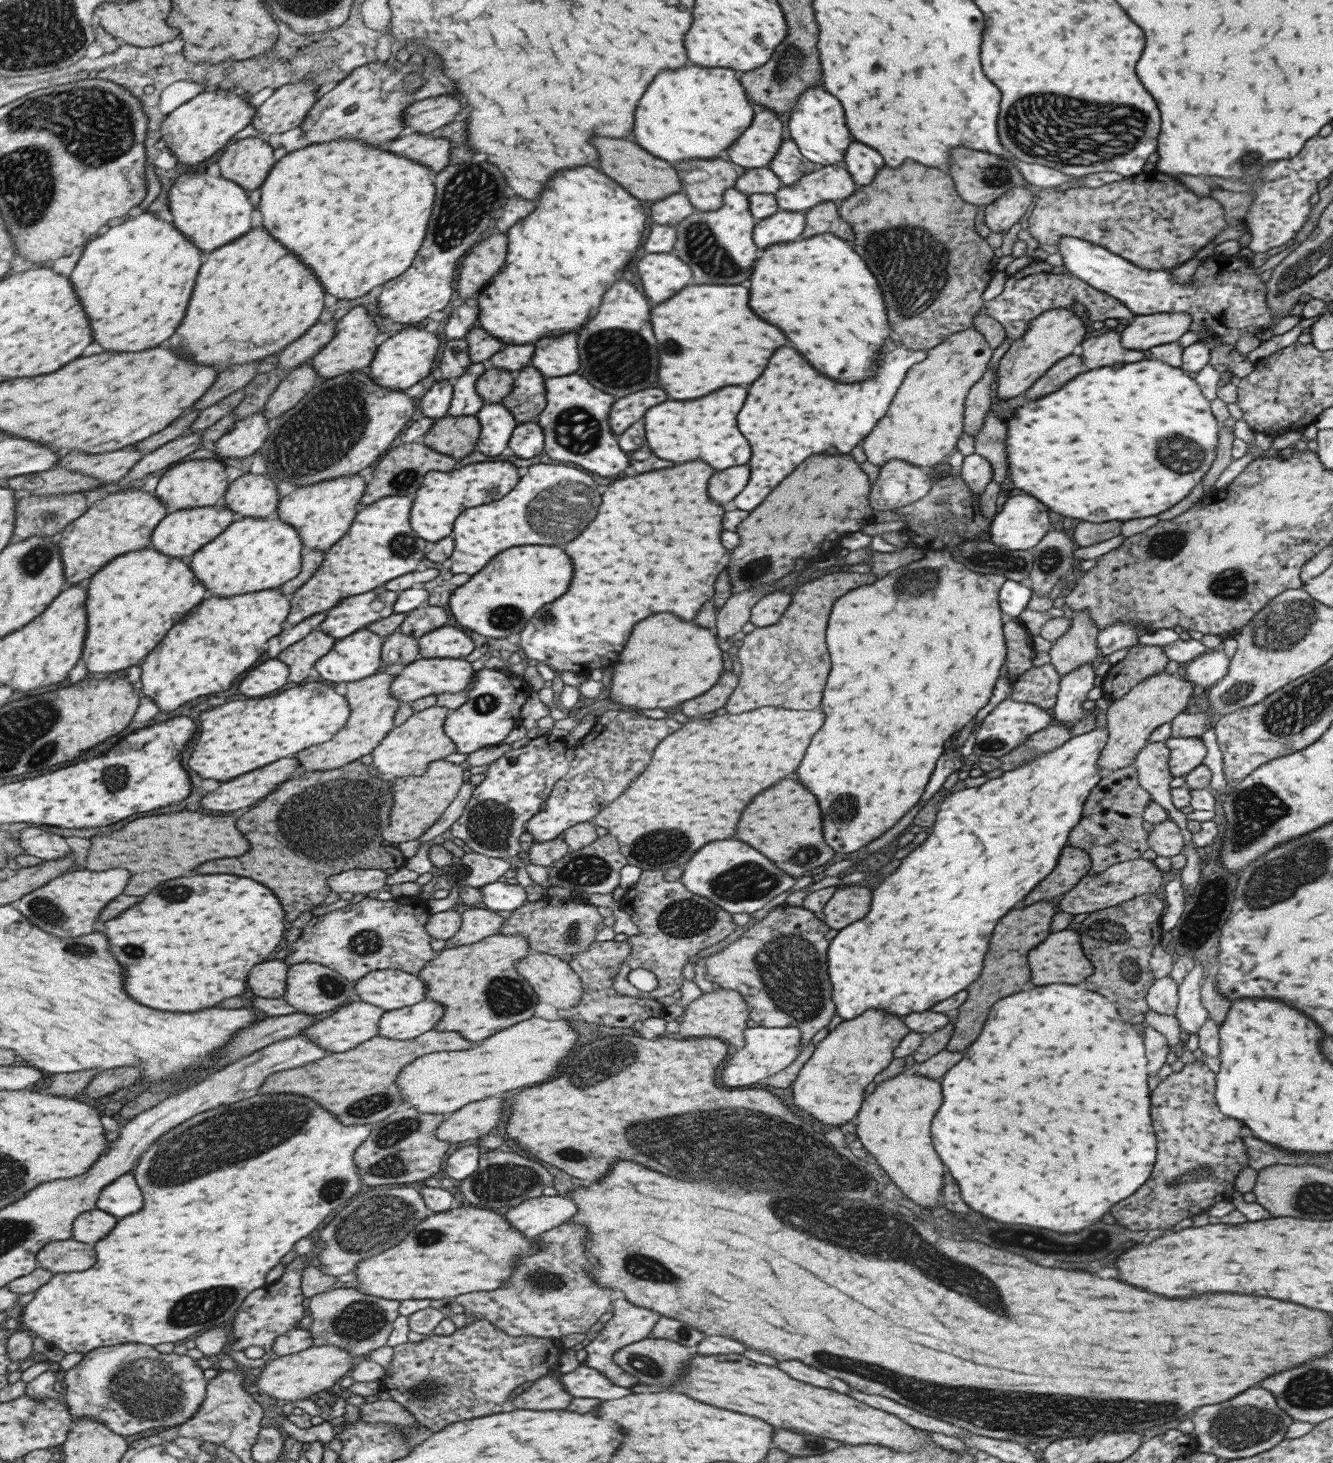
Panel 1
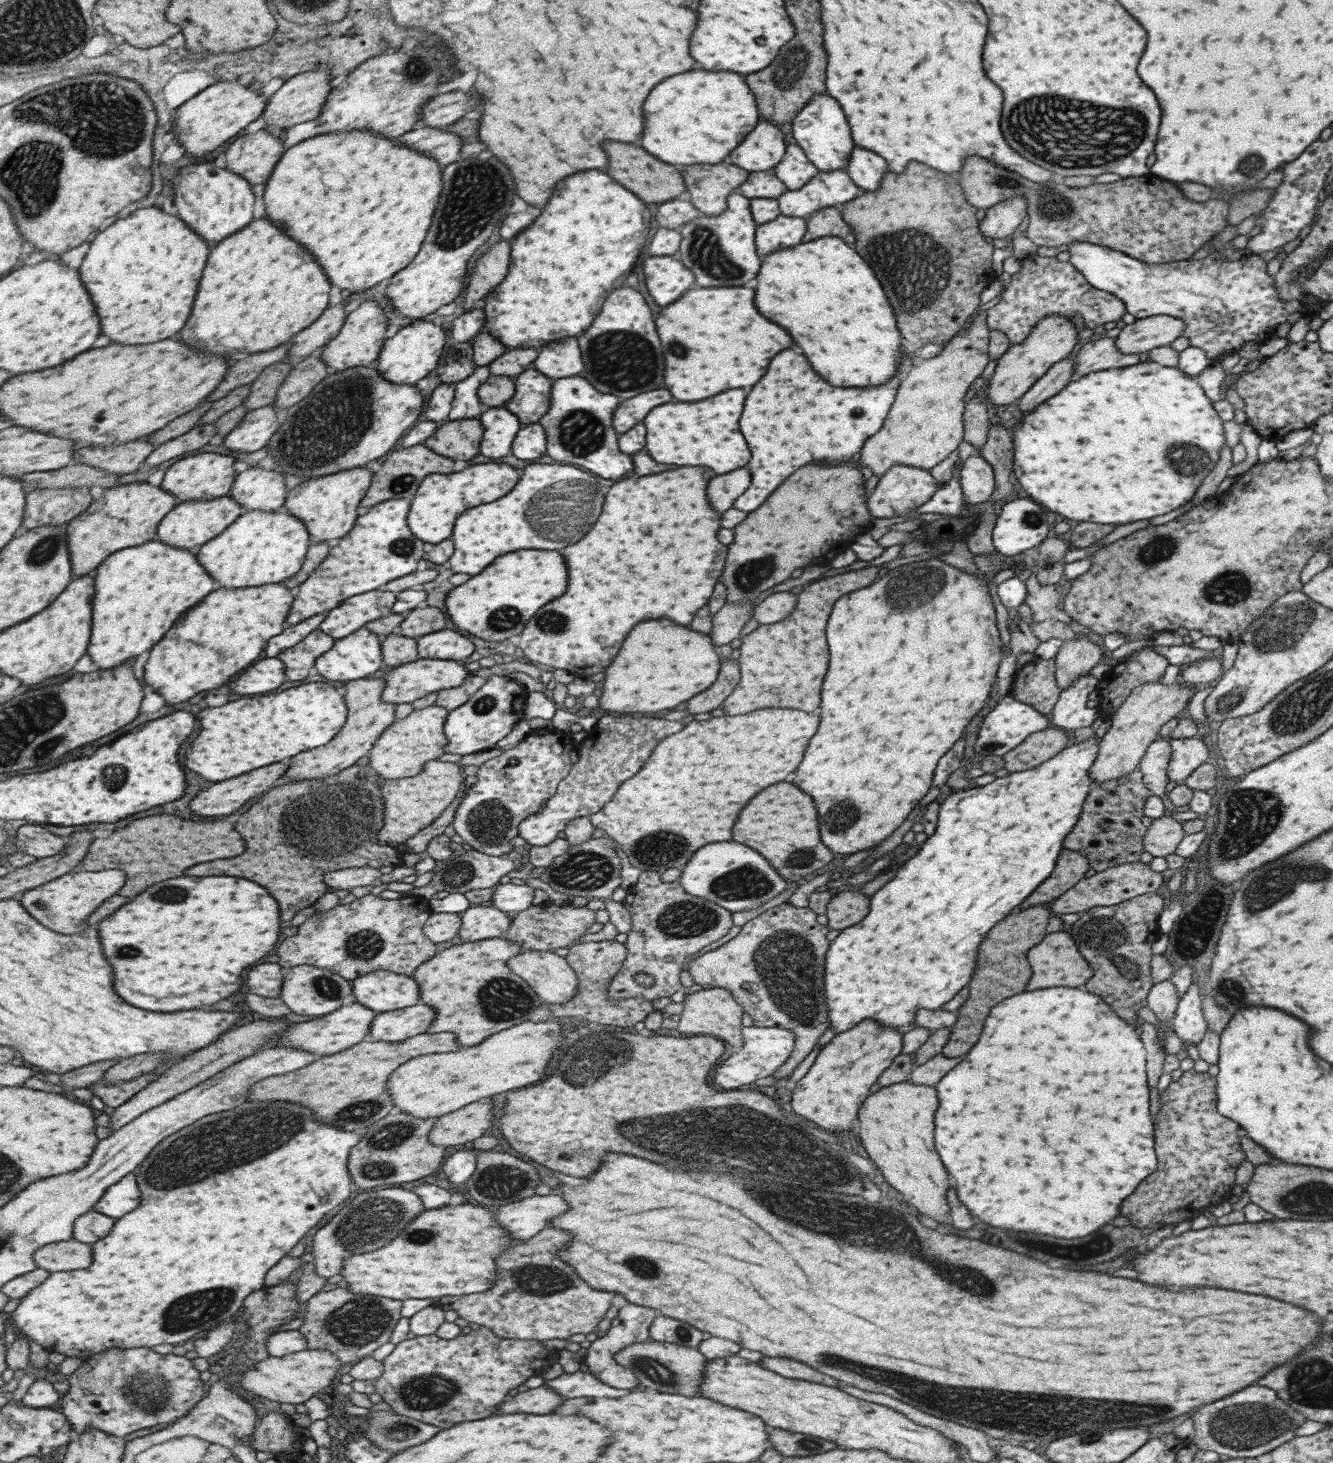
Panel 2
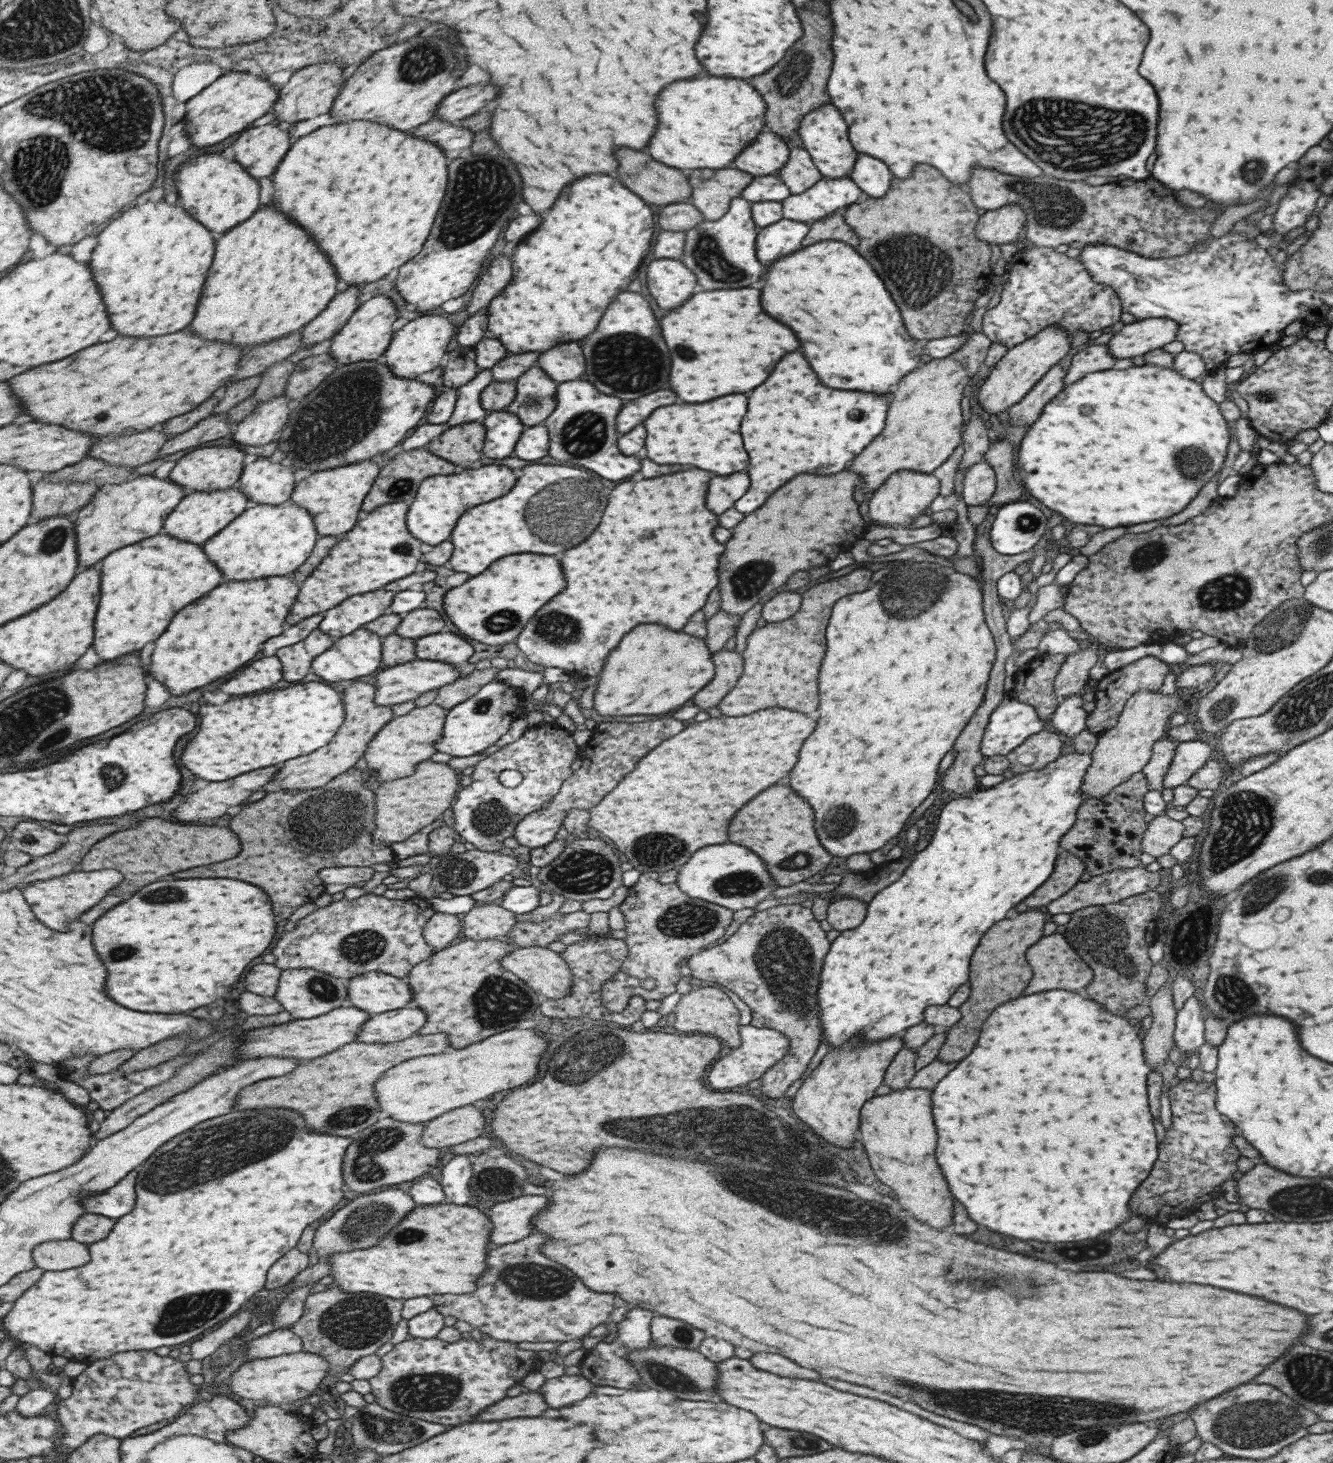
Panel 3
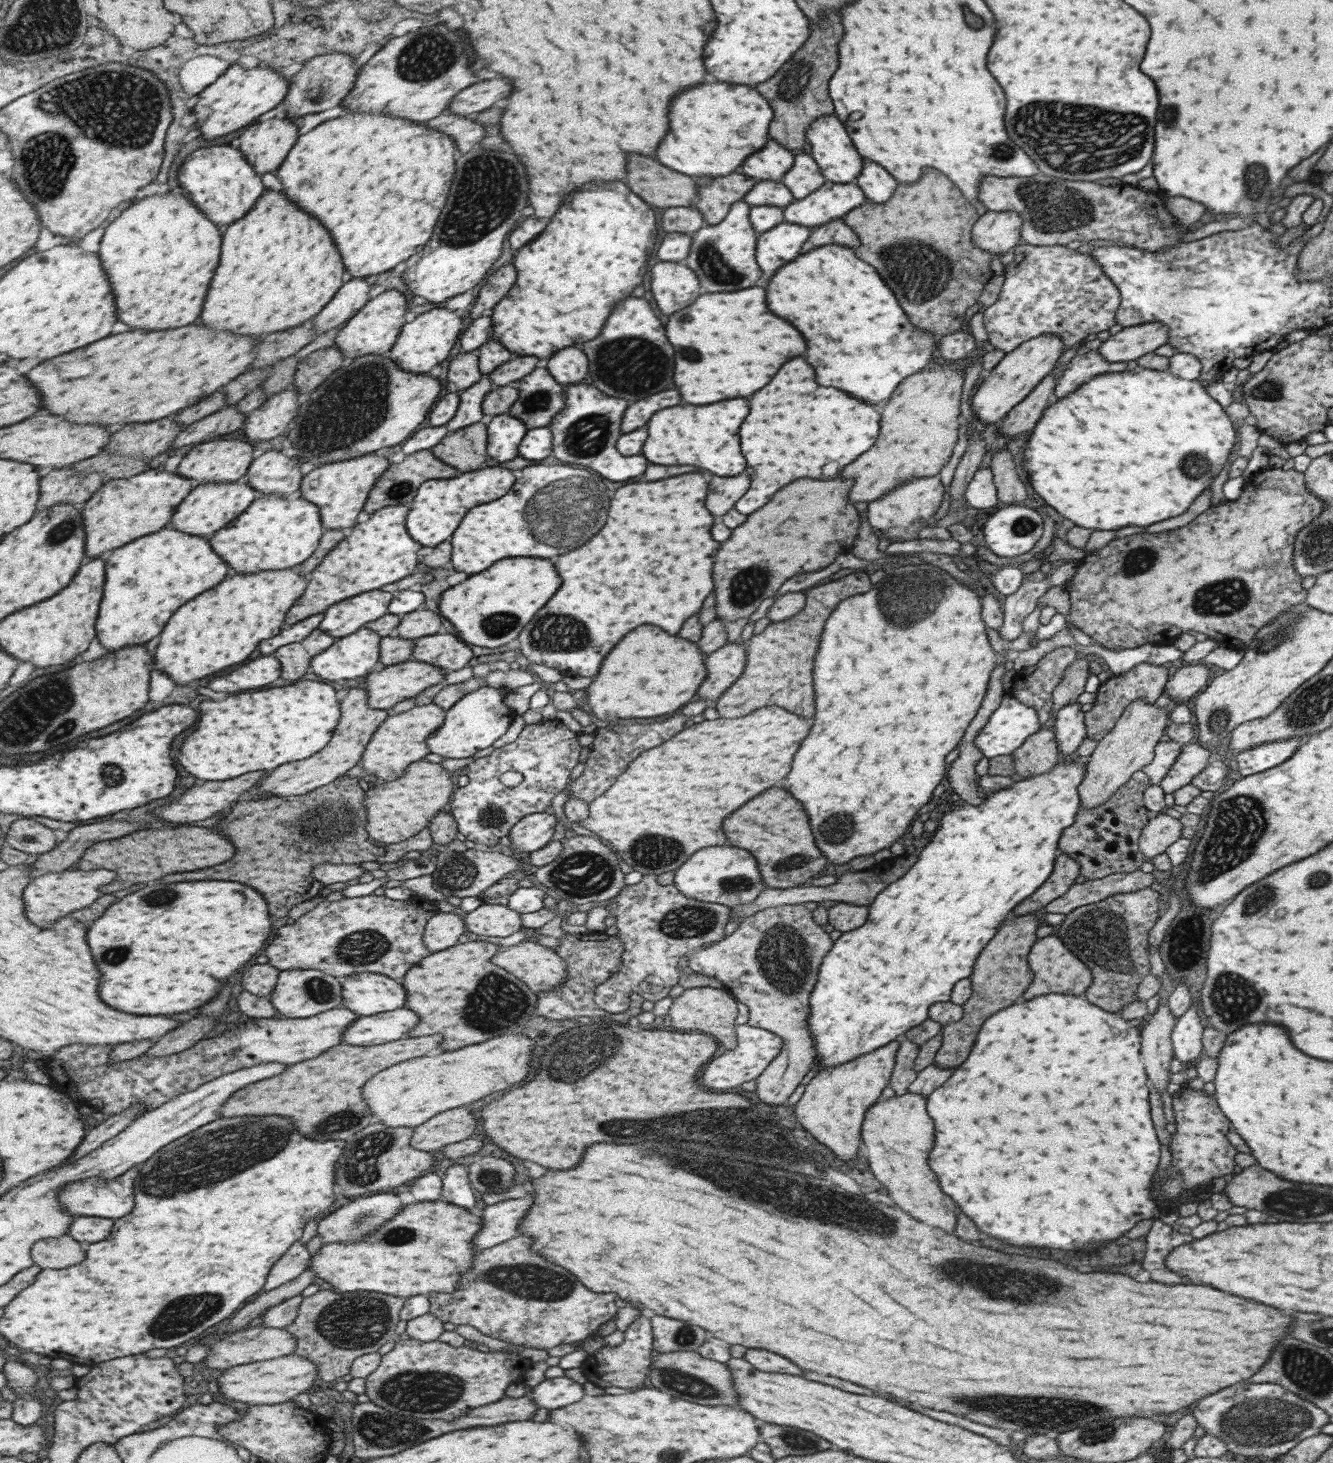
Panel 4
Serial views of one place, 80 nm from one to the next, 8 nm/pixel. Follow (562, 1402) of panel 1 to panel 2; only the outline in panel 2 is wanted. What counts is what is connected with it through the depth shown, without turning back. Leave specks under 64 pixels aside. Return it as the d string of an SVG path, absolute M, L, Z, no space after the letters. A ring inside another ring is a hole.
M539 1386L533 1390L525 1390L523 1394L513 1396L511 1400L503 1402L497 1406L495 1414L517 1414L517 1412L527 1412L527 1414L549 1414L553 1408L557 1408L561 1398L551 1392L549 1386Z

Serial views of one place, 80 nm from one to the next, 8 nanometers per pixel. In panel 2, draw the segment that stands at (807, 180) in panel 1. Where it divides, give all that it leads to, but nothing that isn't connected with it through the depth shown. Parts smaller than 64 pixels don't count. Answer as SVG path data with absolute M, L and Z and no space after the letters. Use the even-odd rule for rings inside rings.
M837 169L817 171L797 190L787 189L776 201L781 215L805 219L816 210L839 207L862 193L844 169Z

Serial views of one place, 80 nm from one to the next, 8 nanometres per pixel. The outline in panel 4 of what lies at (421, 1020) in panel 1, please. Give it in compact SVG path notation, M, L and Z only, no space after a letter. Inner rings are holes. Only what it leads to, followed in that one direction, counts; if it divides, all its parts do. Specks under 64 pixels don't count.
M407 1008L359 1018L355 1026L351 1026L351 1030L347 1029L345 1044L355 1044L355 1046L385 1044L403 1038L417 1024L417 1020L419 1020L417 1014Z

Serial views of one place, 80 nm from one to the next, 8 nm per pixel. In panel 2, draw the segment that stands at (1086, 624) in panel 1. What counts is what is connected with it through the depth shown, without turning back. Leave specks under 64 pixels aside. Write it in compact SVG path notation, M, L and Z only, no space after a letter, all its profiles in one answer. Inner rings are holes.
M1083 635L1062 640L1062 645L1052 658L1057 686L1064 690L1071 681L1082 676L1101 660L1103 651Z

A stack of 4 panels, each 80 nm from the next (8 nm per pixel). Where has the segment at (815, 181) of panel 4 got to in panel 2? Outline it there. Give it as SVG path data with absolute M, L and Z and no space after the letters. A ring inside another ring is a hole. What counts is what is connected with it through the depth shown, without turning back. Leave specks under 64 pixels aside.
M796 144L786 145L781 160L771 170L789 190L797 190L817 171L805 156L803 149Z

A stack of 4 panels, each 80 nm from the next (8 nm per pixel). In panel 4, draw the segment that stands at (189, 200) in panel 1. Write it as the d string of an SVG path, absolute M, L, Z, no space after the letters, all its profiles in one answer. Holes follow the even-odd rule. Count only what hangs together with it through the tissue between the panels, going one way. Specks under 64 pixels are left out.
M229 144L198 148L187 156L177 175L184 194L197 202L206 217L218 226L229 227L241 220L267 191L245 151Z

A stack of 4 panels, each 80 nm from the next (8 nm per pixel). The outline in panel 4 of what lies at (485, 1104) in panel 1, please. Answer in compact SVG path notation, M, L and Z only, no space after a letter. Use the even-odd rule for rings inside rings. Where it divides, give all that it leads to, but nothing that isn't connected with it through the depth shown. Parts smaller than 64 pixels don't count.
M453 1108L429 1118L421 1126L415 1126L410 1142L419 1150L434 1151L445 1145L471 1138L475 1126L477 1120L467 1108Z

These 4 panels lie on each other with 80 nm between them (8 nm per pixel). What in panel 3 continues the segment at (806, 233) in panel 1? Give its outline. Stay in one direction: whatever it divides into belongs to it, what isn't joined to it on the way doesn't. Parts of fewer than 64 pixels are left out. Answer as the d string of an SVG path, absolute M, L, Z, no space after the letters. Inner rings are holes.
M839 211L814 220L808 227L809 230L803 237L801 247L824 240L847 242L849 246L857 246L857 235L847 226Z

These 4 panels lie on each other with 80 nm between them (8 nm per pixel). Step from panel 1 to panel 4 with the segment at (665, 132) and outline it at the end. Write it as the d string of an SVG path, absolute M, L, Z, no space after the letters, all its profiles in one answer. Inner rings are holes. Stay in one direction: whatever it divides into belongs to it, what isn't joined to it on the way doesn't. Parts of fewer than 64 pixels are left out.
M711 82L701 86L689 86L681 90L669 106L669 130L655 150L657 162L691 177L721 177L739 172L738 166L746 156L758 151L769 138L768 126L773 116L770 103L754 90L753 86L735 86L725 82Z

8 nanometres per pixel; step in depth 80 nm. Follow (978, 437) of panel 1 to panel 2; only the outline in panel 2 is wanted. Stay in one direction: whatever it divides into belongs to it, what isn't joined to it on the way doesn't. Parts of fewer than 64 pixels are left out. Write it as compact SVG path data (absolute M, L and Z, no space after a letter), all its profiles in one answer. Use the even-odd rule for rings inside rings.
M998 424L988 425L987 439L985 444L979 450L979 457L983 458L992 469L995 489L988 500L995 502L1013 492L1011 483L1009 483L1009 474L1011 474L1011 458L1013 458L1013 444L1007 430Z

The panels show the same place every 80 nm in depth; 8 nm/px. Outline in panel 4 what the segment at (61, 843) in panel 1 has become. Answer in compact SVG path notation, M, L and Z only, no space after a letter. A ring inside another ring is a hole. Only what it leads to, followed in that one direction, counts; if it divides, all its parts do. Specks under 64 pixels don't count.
M30 817L15 820L6 833L5 841L17 850L39 855L50 853L58 845L53 829Z

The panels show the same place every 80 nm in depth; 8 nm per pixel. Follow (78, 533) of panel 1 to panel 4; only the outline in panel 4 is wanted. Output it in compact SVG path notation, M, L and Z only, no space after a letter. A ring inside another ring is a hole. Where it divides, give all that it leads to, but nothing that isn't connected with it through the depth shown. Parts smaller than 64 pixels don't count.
M161 468L104 483L83 505L87 560L104 557L138 538L163 530L193 489L193 482L186 475L164 472Z

